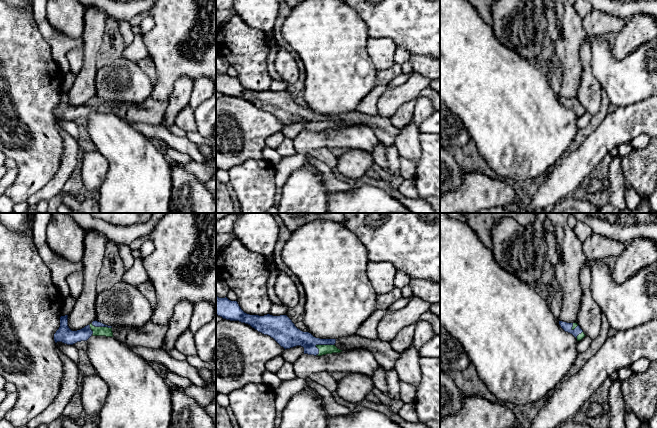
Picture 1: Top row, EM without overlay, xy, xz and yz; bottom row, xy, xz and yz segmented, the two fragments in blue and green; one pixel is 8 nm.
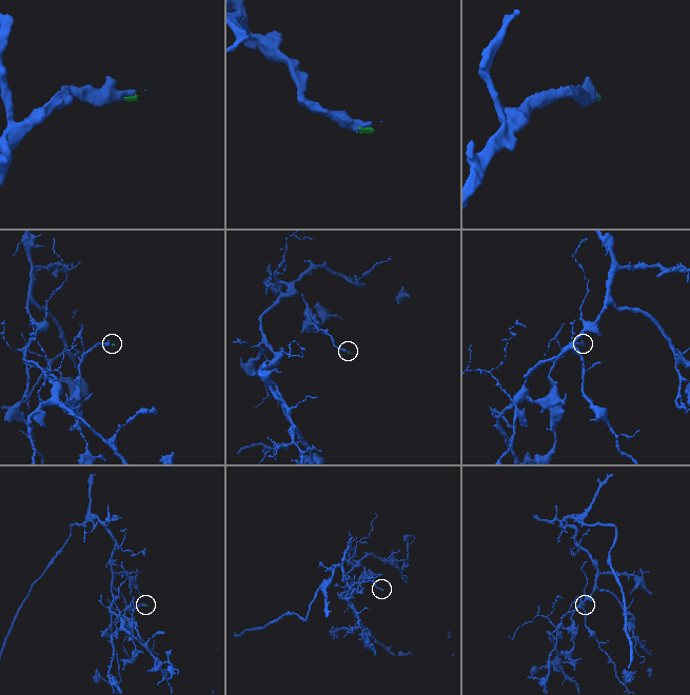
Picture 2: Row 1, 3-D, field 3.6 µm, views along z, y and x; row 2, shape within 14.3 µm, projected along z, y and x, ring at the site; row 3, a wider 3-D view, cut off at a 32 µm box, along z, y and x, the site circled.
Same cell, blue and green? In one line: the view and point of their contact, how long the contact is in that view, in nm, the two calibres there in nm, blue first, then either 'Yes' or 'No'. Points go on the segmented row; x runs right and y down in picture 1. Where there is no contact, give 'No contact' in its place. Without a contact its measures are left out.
Touches blue at xy (100, 326). Shared border 190 nm. Thickness 50 nm (blue) against 80 nm. Yes

